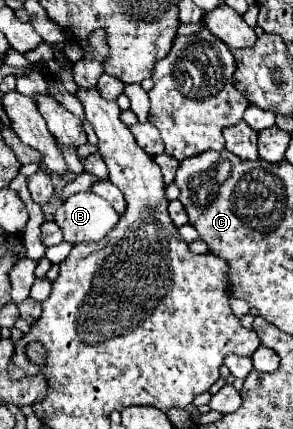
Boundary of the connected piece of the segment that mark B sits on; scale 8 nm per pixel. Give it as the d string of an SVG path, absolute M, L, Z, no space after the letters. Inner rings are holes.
M92 191L70 195L54 213L54 221L68 243L98 243L118 225L120 215Z

